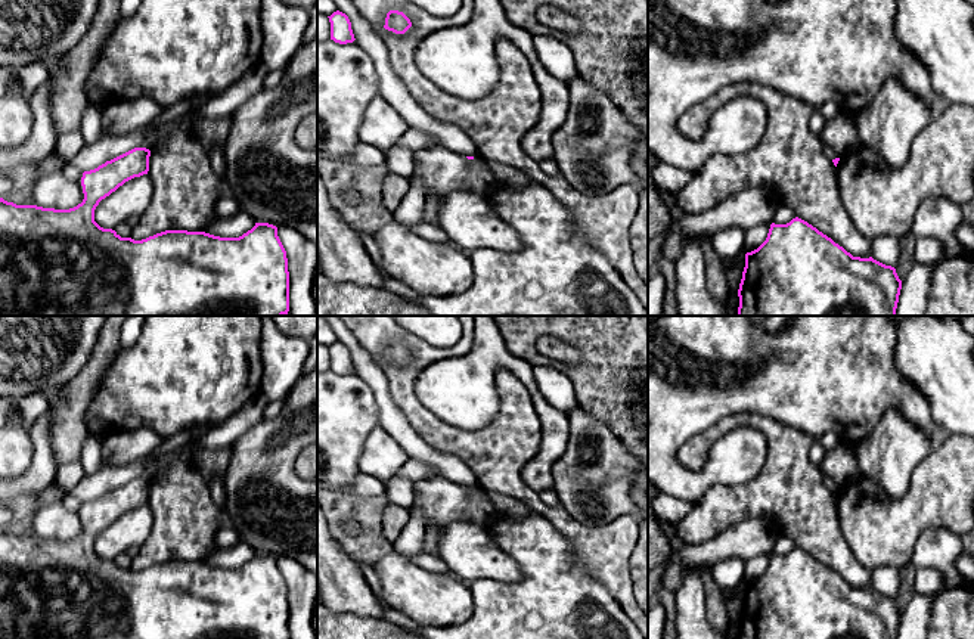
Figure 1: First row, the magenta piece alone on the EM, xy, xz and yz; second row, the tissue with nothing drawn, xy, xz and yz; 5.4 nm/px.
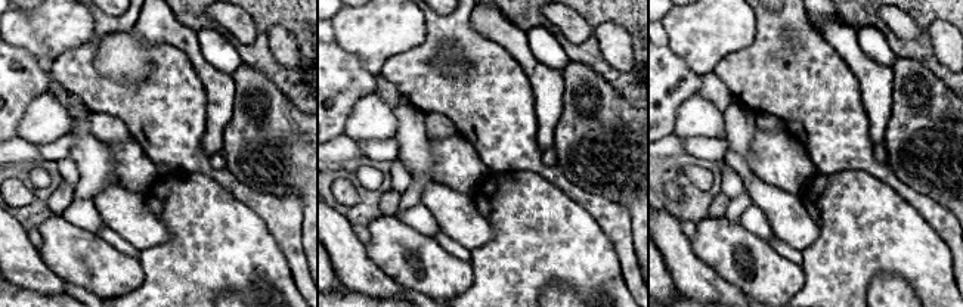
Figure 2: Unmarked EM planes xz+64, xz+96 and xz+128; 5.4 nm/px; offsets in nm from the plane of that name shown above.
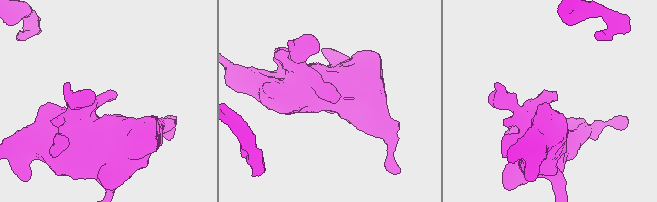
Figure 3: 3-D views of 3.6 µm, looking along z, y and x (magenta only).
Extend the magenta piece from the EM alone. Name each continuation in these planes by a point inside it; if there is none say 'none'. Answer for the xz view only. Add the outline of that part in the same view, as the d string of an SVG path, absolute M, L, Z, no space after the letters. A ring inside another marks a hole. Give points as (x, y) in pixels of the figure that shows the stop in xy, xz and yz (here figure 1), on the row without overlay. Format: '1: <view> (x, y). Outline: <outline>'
none

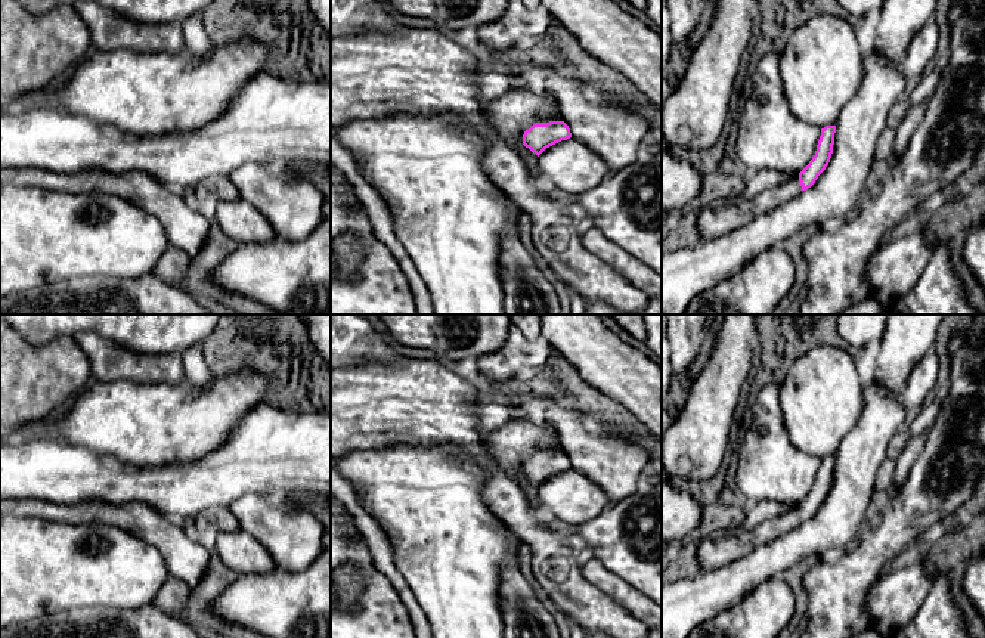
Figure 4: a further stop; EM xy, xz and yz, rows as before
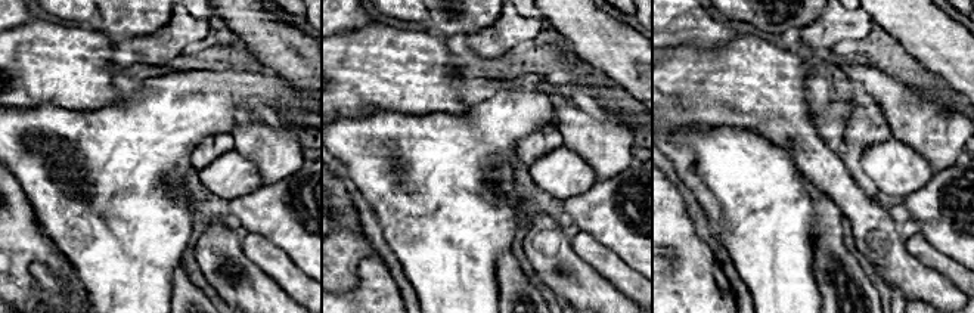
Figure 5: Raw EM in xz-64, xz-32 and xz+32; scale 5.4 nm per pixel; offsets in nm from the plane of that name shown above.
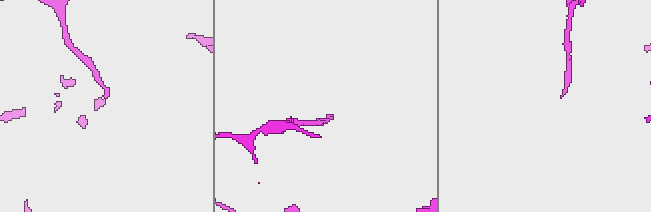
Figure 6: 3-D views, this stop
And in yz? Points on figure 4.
1: yz (714, 553). Outline: M799 505L789 512L756 527L741 527L734 533L697 542L697 560L701 572L710 572L747 557L758 546L769 543L802 523Z

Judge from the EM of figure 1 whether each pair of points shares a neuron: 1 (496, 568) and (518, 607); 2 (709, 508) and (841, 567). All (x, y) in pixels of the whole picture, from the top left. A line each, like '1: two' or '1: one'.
1: two
2: one

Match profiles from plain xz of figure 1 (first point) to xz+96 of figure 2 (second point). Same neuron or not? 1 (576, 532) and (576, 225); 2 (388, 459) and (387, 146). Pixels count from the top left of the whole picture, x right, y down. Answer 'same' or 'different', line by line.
1: different
2: different

